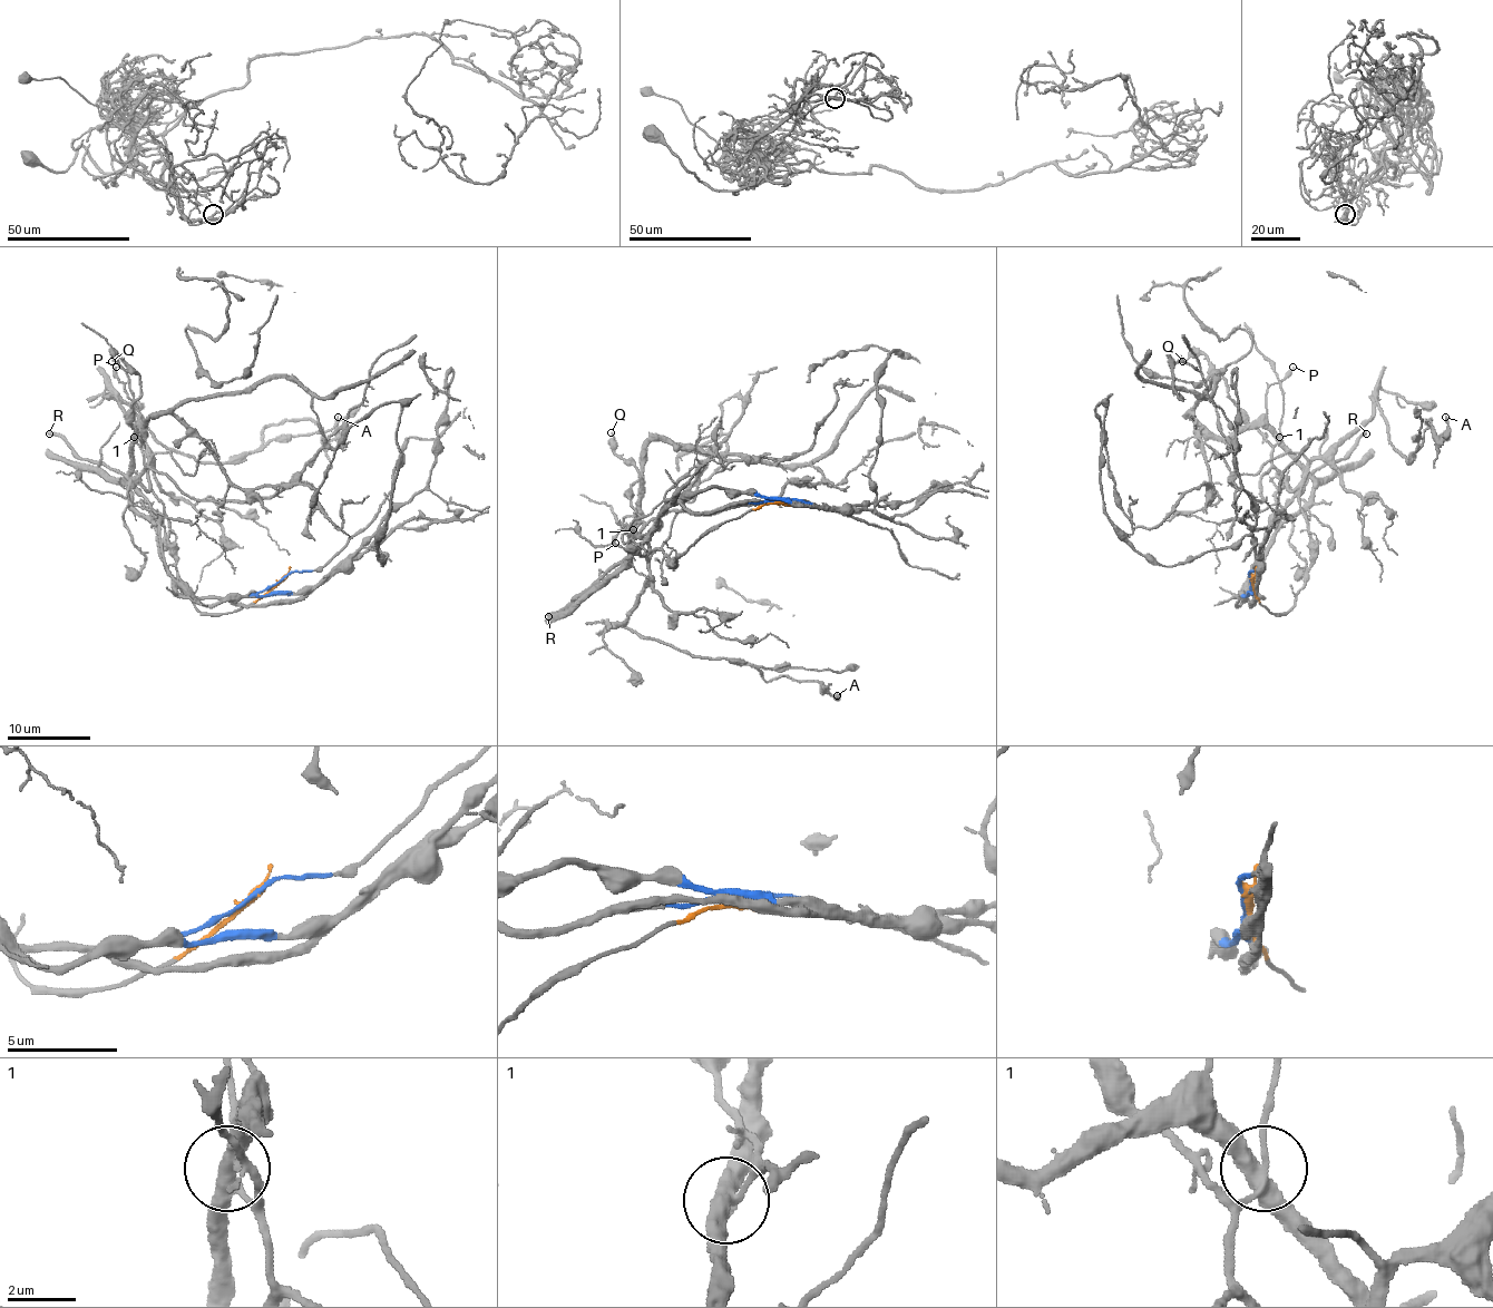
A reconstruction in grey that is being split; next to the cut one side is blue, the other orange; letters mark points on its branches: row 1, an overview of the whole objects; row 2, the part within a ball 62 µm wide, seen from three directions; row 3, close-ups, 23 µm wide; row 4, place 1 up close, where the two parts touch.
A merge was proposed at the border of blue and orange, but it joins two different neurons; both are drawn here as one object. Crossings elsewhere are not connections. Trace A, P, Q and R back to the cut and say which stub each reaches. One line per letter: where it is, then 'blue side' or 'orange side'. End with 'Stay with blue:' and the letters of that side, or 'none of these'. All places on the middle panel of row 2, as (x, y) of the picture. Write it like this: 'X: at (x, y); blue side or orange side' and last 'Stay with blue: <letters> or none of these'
A: at (837, 695); orange side
P: at (615, 543); blue side
Q: at (611, 432); orange side
R: at (548, 616); blue side
Stay with blue: P, R

